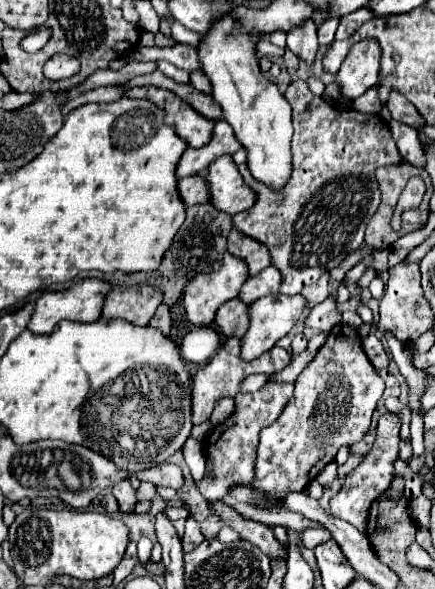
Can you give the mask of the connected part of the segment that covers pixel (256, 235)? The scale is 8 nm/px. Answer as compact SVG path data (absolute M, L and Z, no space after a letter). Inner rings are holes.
M293 81L285 93L285 99L293 107L293 175L287 187L275 193L269 191L269 187L263 187L259 181L253 181L245 165L239 165L243 183L257 195L257 201L251 209L233 215L233 227L269 249L271 263L281 271L283 277L279 293L297 295L305 285L315 283L323 273L337 267L363 243L365 227L381 201L373 173L377 167L397 165L403 159L397 151L389 127L379 115L363 115L353 109L337 111L335 105L325 103L321 97L313 95L307 87L307 81Z

